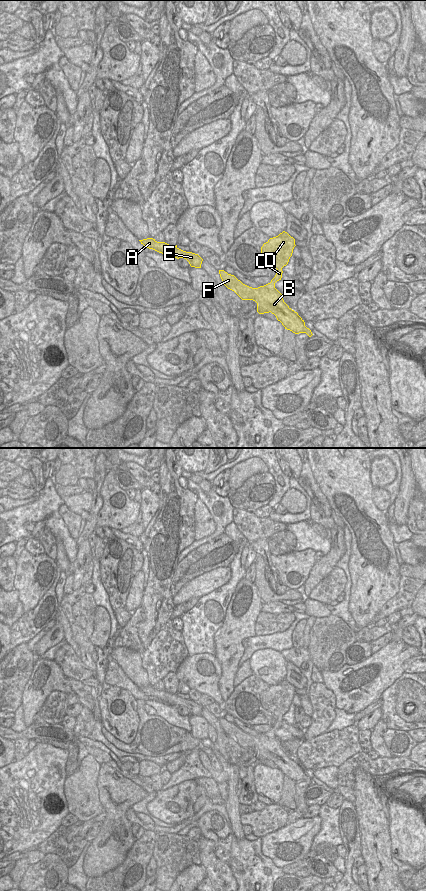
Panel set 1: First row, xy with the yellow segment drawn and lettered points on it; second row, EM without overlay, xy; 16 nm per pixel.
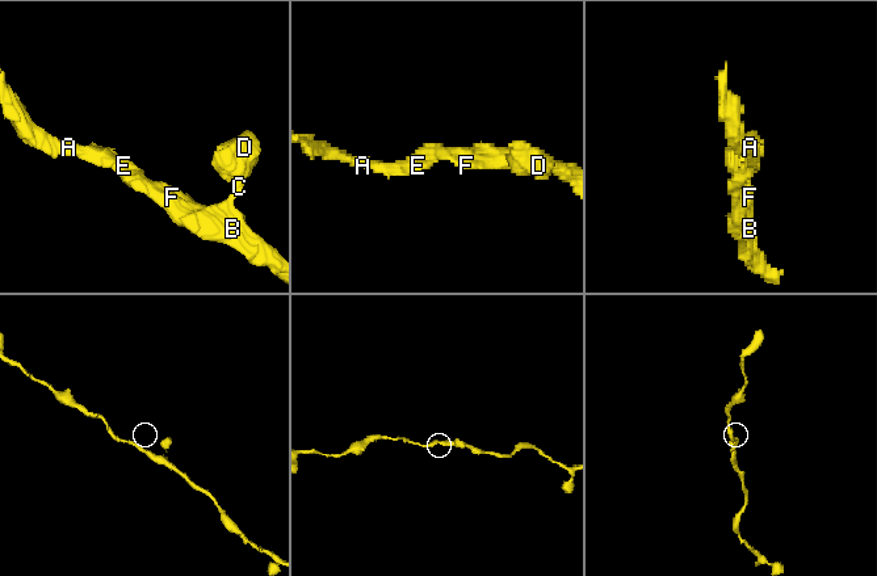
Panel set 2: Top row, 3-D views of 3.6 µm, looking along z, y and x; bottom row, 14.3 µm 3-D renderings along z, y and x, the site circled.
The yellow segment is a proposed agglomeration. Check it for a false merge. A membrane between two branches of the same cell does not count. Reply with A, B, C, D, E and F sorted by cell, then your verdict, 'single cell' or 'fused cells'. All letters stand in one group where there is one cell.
A B C D E F | single cell

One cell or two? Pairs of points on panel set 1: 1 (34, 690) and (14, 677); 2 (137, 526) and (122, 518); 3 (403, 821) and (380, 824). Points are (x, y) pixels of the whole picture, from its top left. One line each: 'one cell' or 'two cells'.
1: two cells
2: two cells
3: two cells

